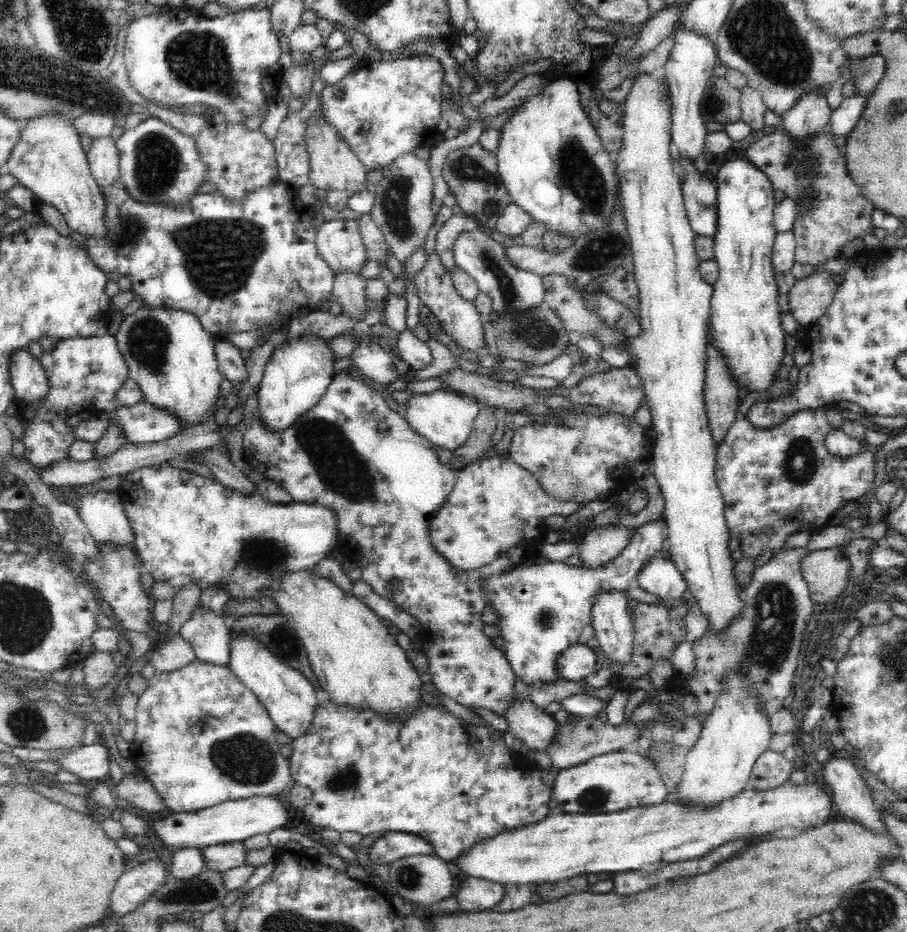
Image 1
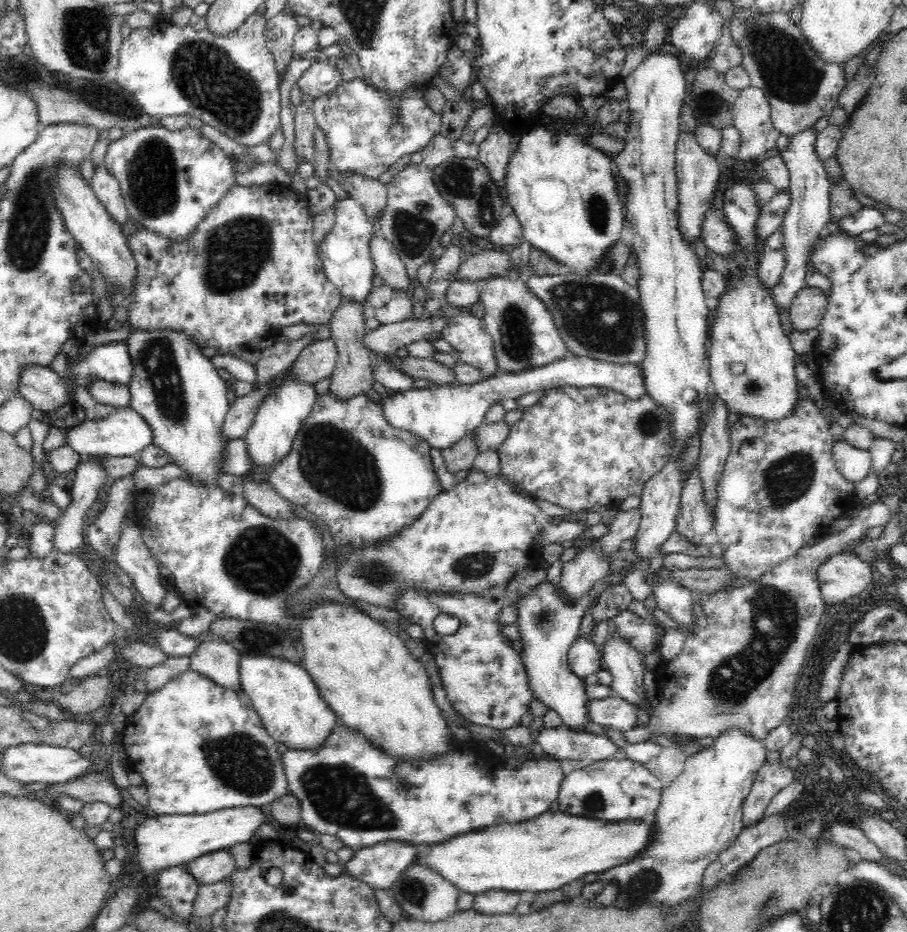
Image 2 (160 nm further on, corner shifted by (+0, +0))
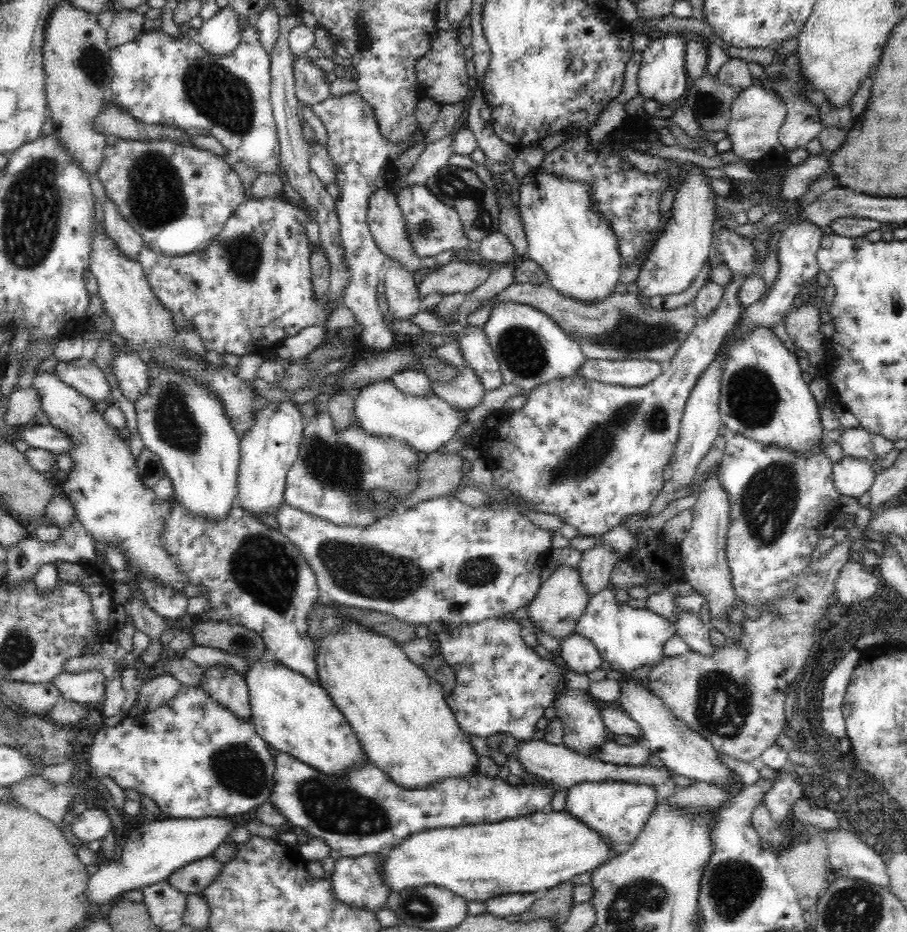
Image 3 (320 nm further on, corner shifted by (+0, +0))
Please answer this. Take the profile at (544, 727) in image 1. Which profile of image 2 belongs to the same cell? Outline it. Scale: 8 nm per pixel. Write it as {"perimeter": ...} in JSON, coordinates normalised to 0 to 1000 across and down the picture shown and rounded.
{"perimeter":[[[620,778],[614,782],[599,781],[592,791],[592,803],[607,813],[615,815],[646,815],[663,817],[687,812],[686,803],[679,800],[669,789],[657,789],[647,784],[631,784]]]}

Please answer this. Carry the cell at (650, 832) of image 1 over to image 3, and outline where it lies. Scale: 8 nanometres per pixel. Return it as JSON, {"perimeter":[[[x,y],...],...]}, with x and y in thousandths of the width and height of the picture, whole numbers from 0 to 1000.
{"perimeter":[[[605,869],[544,884],[474,889],[456,895],[444,905],[426,912],[423,918],[419,935],[431,957],[441,959],[445,955],[481,951],[492,953],[515,967],[535,968],[555,960],[596,959],[613,948],[617,950],[617,946],[624,947],[626,942],[633,942],[642,936],[653,936],[675,921],[676,908],[663,895],[654,893],[623,869]]]}

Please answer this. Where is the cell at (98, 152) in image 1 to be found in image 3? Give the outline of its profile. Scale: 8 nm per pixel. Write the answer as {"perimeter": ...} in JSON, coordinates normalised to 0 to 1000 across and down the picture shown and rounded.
{"perimeter":[[[121,214],[114,221],[114,226],[116,249],[120,256],[139,276],[150,280],[158,265],[157,254],[137,236]]]}

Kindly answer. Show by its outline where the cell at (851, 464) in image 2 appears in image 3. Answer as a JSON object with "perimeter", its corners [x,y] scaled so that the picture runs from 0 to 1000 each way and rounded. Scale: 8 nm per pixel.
{"perimeter":[[[931,489],[928,494],[917,498],[917,516],[925,532],[942,534],[947,536],[953,530],[959,527],[967,511],[959,499],[959,492],[946,492],[945,490]]]}

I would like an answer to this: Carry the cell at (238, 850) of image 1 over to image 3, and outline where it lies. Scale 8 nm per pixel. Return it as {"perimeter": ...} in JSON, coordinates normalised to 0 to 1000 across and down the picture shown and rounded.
{"perimeter":[[[226,920],[192,935],[183,946],[206,961],[214,961],[236,946],[245,928],[234,920]]]}

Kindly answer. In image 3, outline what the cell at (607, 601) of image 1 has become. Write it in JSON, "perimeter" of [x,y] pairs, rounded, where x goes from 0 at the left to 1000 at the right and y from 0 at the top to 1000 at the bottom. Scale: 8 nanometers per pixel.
{"perimeter":[[[690,725],[682,734],[685,742],[680,752],[692,768],[703,776],[709,785],[710,797],[722,812],[730,815],[732,822],[741,829],[756,833],[761,837],[777,838],[786,842],[806,841],[807,826],[795,817],[794,808],[782,794],[761,783],[735,758],[732,758],[728,748],[721,747],[714,738],[708,737],[705,731],[692,729]]]}

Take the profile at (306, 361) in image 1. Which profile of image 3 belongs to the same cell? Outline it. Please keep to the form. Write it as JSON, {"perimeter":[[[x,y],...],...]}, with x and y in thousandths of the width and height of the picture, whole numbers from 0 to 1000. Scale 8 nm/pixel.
{"perimeter":[[[322,431],[292,432],[281,447],[277,460],[267,469],[265,475],[264,509],[261,521],[262,541],[280,557],[288,558],[292,553],[303,554],[308,542],[314,539],[315,515],[321,499],[327,492],[334,469],[334,450]]]}

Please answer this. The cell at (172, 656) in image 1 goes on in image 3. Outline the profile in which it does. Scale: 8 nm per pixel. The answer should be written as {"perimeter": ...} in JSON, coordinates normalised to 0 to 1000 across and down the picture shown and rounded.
{"perimeter":[[[180,720],[163,726],[151,738],[152,745],[139,768],[157,768],[158,765],[165,764],[183,755],[189,748],[196,745],[200,735],[194,726]]]}

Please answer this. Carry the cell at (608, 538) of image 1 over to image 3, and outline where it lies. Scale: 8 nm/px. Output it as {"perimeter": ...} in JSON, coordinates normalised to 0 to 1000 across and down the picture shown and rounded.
{"perimeter":[[[617,608],[594,629],[589,644],[581,652],[582,666],[587,667],[590,676],[603,682],[615,687],[624,686],[635,680],[635,670],[647,650],[648,643],[649,636],[642,628],[637,611]]]}

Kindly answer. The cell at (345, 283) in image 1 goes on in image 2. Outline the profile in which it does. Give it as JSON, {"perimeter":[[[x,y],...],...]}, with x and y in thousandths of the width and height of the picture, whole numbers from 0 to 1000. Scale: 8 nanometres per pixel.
{"perimeter":[[[377,320],[373,333],[368,335],[363,343],[364,365],[368,366],[372,374],[372,388],[364,407],[364,420],[368,425],[376,427],[376,430],[387,429],[389,425],[402,422],[410,417],[411,412],[411,379],[404,372],[404,357],[401,353],[401,340],[406,337],[404,330],[397,326]]]}

